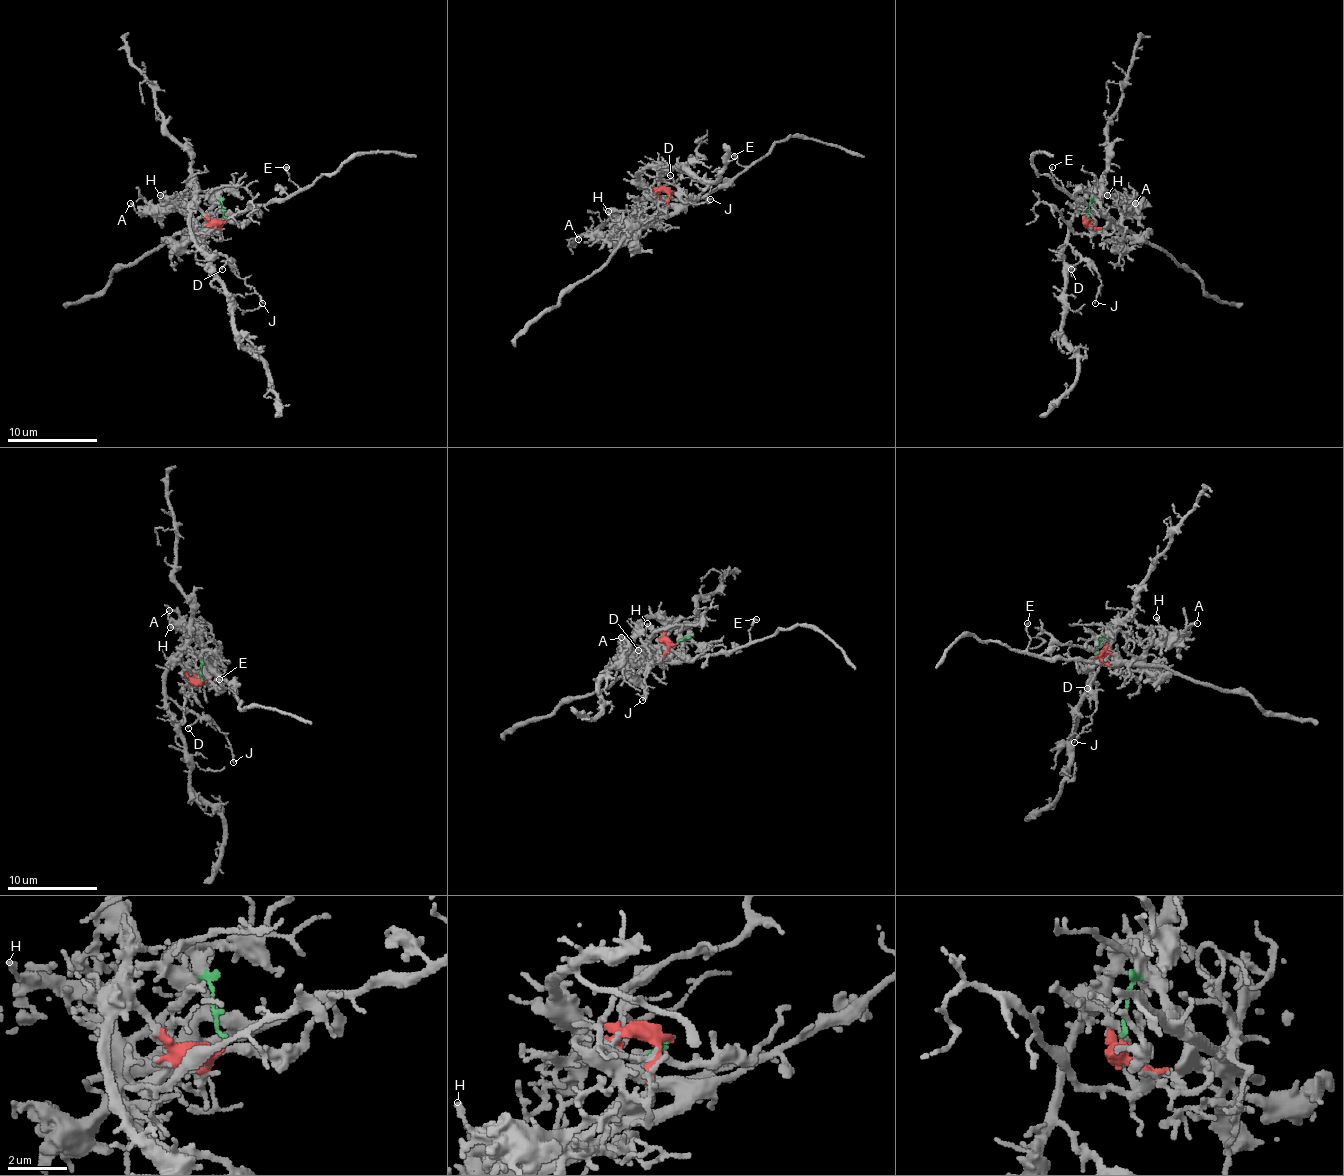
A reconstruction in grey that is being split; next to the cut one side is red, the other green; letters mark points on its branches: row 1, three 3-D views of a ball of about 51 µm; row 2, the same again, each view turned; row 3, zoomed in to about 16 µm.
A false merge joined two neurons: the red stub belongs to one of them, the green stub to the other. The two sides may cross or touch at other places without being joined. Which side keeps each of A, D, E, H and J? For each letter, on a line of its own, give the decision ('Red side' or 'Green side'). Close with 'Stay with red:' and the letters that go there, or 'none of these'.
A: Green side
D: Red side
E: Green side
H: Green side
J: Red side
Stay with red: D, J

